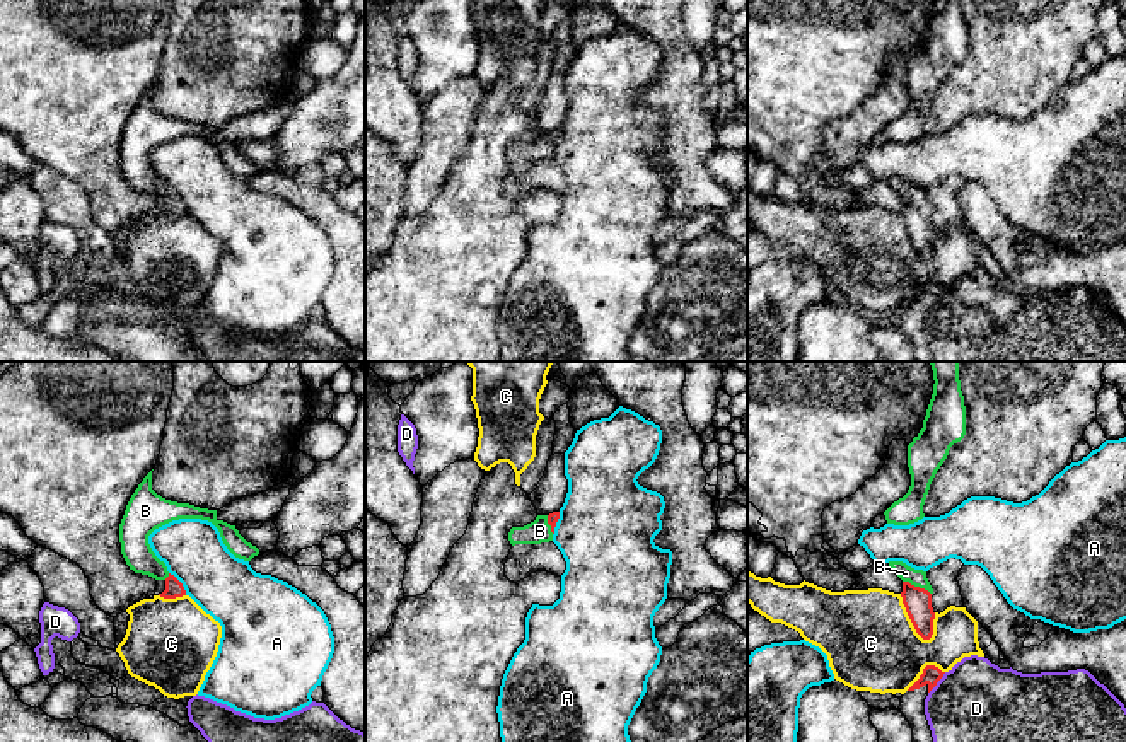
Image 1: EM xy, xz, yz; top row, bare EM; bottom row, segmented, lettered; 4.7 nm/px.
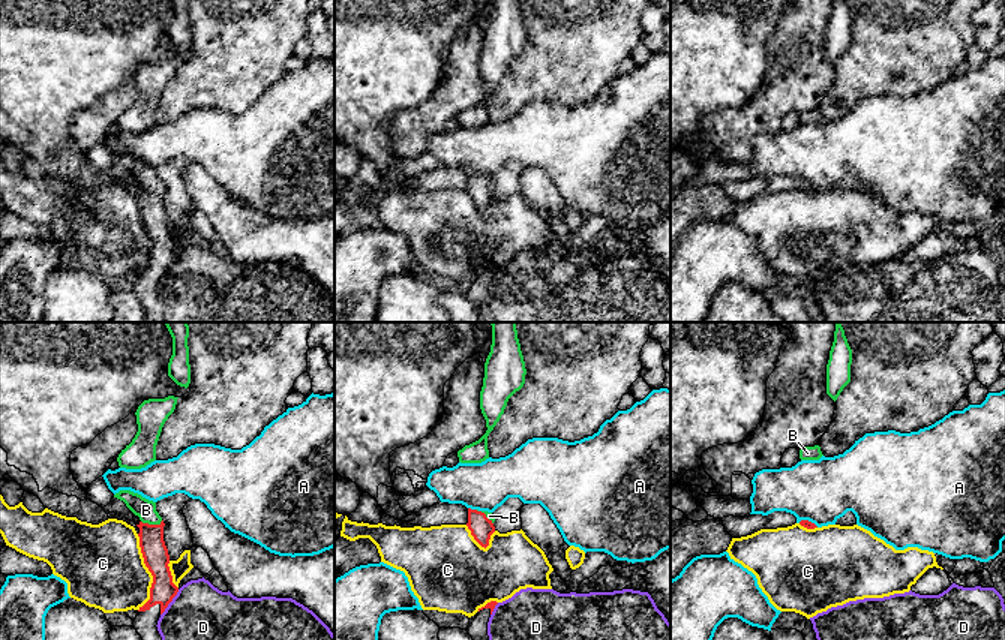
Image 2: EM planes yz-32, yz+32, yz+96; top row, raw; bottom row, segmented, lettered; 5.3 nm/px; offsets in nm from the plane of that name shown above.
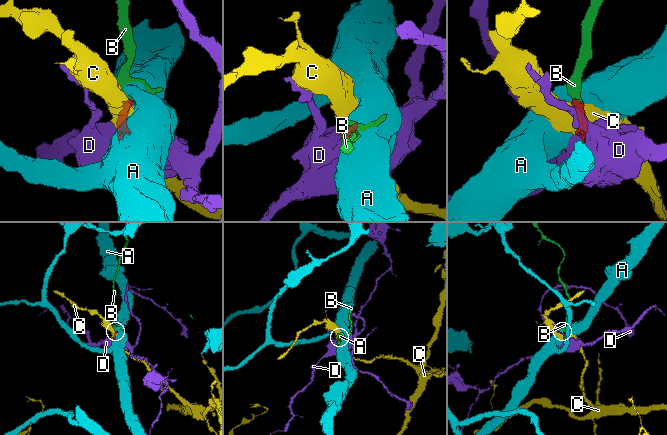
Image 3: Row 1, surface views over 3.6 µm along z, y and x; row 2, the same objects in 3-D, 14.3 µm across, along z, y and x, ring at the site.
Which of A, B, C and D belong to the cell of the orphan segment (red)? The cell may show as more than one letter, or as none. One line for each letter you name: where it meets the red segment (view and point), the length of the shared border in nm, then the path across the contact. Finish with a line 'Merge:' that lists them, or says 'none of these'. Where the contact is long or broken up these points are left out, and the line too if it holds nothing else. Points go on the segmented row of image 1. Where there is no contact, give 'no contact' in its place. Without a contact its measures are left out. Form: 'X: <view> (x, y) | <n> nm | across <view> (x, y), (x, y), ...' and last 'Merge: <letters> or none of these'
B: yz (917, 587) | 150 nm | across yz (917, 601), (917, 587), (906, 573)
Merge: B

